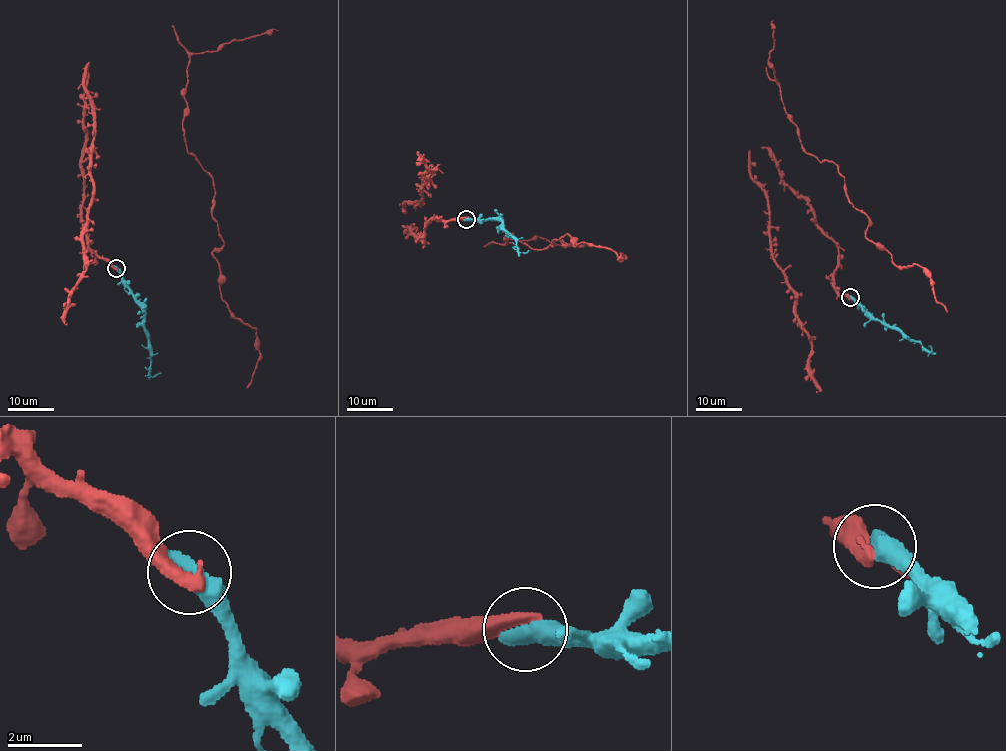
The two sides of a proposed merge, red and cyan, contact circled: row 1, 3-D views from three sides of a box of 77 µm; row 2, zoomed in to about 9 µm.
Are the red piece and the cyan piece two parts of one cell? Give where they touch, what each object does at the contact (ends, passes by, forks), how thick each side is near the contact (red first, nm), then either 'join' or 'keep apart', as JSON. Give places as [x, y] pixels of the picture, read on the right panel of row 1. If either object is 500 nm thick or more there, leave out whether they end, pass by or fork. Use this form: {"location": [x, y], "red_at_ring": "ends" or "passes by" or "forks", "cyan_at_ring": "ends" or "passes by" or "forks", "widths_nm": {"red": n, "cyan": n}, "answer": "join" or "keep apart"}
{"location": [850, 297], "widths_nm": {"red": 440, "cyan": 600}, "answer": "join"}

